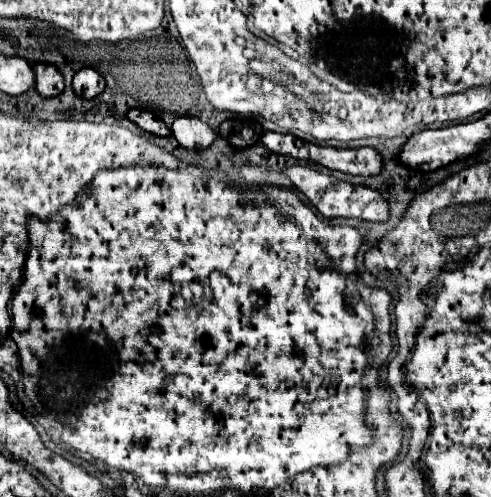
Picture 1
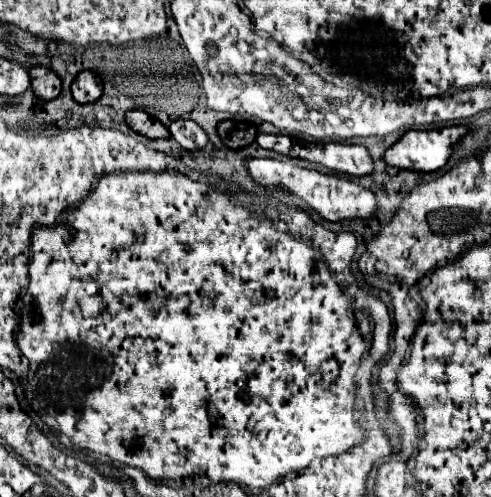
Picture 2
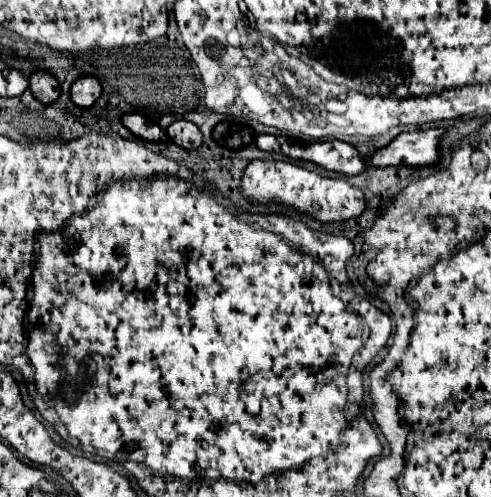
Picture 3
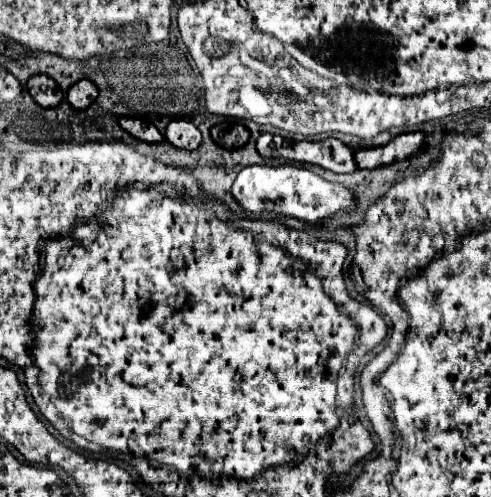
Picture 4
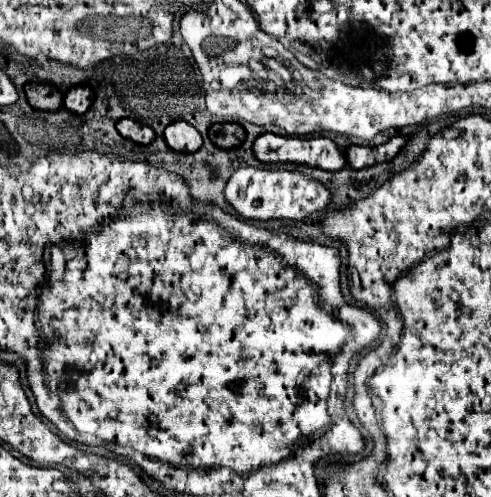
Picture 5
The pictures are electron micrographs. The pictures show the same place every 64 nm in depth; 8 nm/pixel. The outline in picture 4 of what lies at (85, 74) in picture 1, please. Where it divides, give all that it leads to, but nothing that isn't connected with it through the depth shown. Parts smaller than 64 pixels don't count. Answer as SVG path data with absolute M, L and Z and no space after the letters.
M78 80L66 94L70 106L78 110L86 110L98 98L98 86L92 80Z

